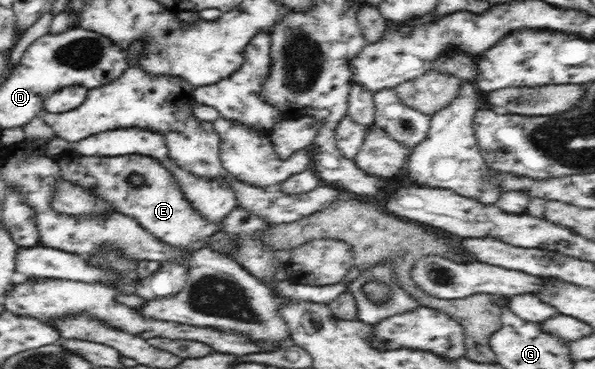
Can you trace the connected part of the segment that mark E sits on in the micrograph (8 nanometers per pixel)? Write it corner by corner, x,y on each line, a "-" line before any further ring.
70,151
56,157
59,163
61,178
91,190
93,195
103,199
115,210
134,218
150,234
163,242
185,251
199,250
206,246
208,238
220,230
219,224
205,220
183,196
174,176
155,158
132,154
127,156
83,156

